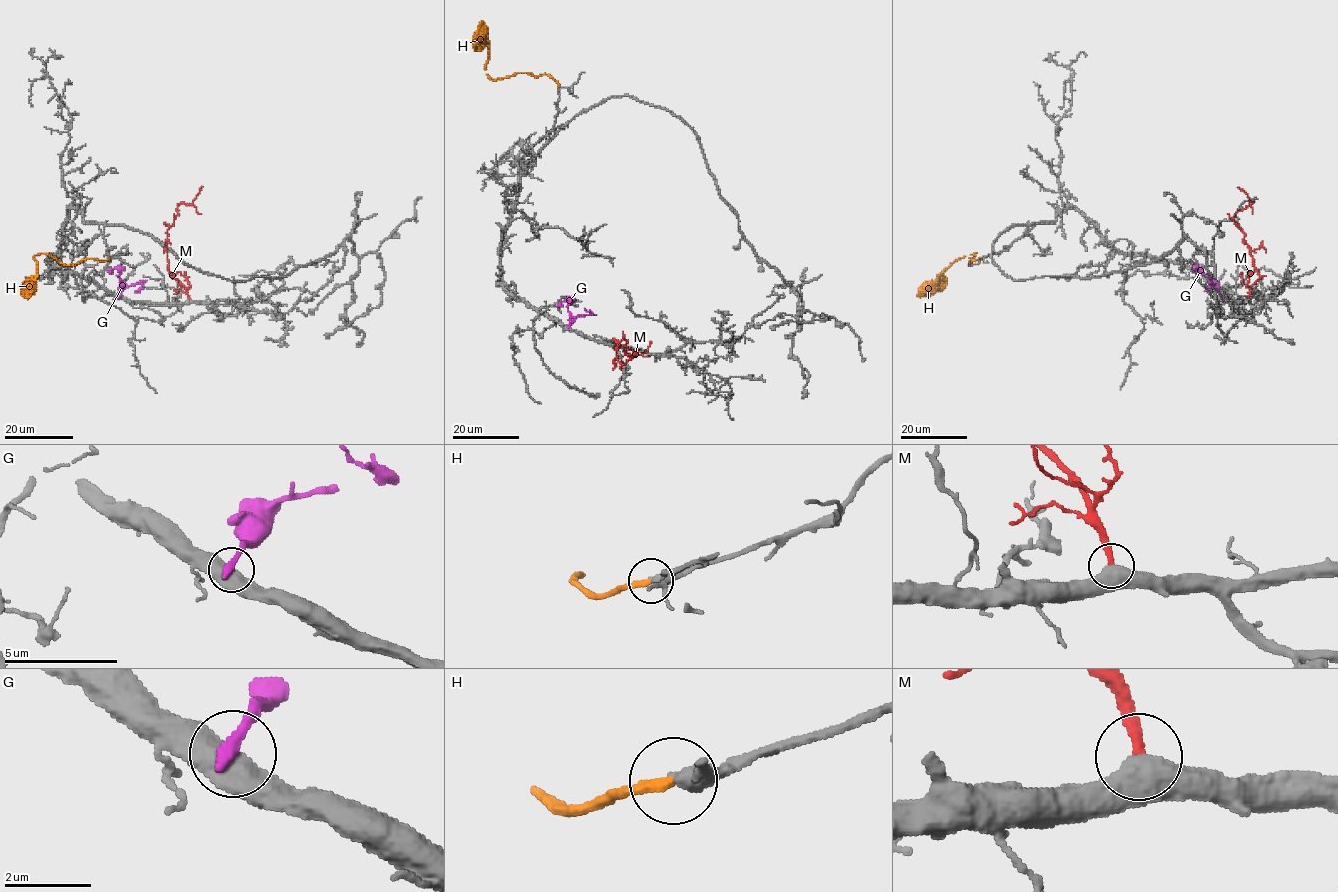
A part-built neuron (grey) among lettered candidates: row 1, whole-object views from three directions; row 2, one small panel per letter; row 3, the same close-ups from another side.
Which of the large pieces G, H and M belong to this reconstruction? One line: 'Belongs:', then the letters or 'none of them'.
Belongs: H, M

